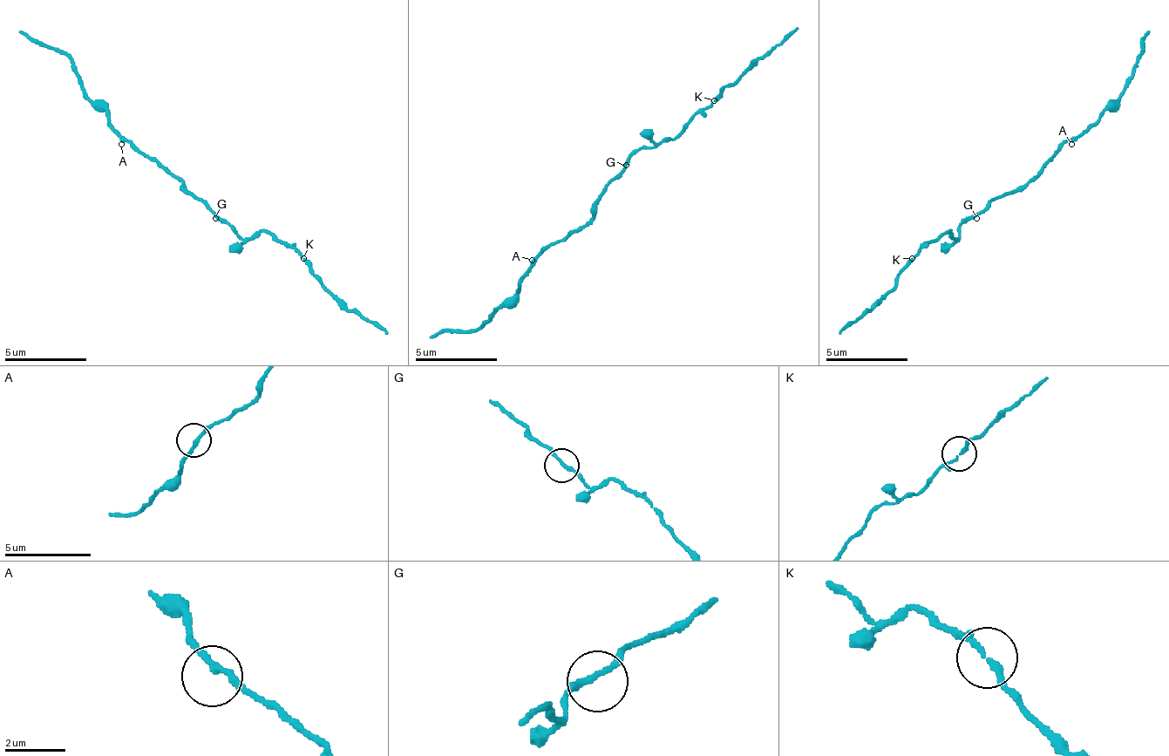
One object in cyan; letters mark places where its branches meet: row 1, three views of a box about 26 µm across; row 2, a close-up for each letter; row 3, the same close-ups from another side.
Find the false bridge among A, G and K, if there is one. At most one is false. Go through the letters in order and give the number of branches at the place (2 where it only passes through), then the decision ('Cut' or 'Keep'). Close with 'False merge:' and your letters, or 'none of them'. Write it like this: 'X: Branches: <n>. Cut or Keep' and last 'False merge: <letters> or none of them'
A: Branches: 2. Keep
G: Branches: 2. Keep
K: Branches: 2. Keep
False merge: none of them

